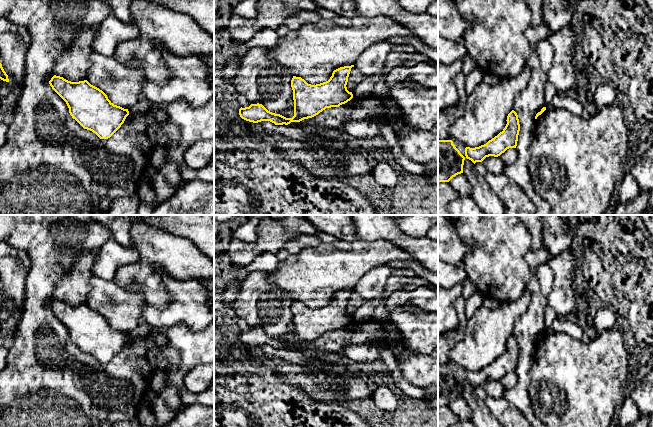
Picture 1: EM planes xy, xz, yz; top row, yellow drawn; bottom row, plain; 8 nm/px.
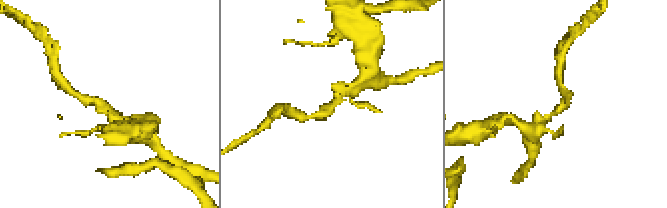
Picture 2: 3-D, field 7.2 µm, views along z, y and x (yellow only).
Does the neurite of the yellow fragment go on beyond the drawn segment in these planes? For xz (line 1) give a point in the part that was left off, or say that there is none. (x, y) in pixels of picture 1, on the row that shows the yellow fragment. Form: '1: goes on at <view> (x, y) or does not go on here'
1: does not go on here

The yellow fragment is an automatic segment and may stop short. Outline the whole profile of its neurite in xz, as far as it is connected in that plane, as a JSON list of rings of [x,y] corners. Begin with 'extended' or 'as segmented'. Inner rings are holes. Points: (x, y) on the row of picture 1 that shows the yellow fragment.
as segmented | [[[354,65],[340,67],[333,71],[328,81],[316,85],[308,84],[301,77],[293,76],[291,87],[294,116],[292,118],[272,113],[259,103],[241,107],[239,115],[242,119],[253,123],[270,121],[275,125],[288,125],[291,122],[312,118],[326,108],[339,107],[353,98],[352,92],[349,92],[346,87],[352,67]]]

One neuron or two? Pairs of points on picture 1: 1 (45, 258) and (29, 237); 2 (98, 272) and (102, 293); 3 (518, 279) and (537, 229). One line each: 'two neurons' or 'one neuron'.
1: one neuron
2: two neurons
3: two neurons

